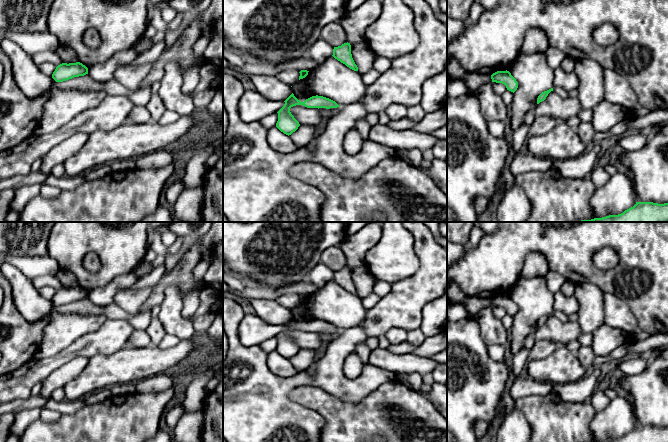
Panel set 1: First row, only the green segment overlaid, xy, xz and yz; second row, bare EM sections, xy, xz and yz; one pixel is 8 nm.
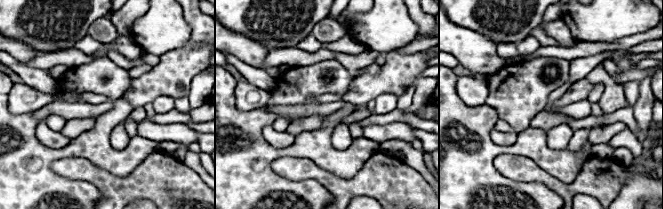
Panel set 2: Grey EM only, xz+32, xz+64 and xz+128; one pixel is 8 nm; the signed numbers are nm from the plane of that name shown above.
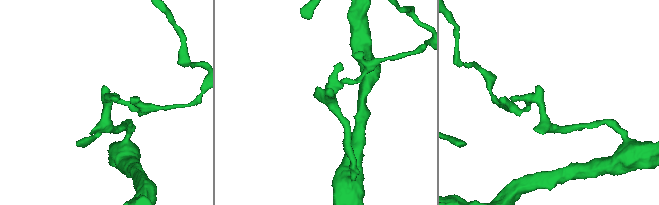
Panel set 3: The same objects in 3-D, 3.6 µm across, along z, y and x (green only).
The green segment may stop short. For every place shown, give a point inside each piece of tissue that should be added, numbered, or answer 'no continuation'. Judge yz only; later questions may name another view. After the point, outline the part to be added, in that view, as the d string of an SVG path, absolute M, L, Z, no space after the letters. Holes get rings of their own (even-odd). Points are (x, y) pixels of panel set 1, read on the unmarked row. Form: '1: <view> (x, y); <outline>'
no continuation

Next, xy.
no continuation

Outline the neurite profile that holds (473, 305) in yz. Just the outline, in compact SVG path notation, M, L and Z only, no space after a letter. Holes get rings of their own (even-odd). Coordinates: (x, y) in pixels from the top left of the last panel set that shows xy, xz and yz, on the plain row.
M466 297L461 304L471 316L475 316L485 307L492 306L491 299L479 297Z

